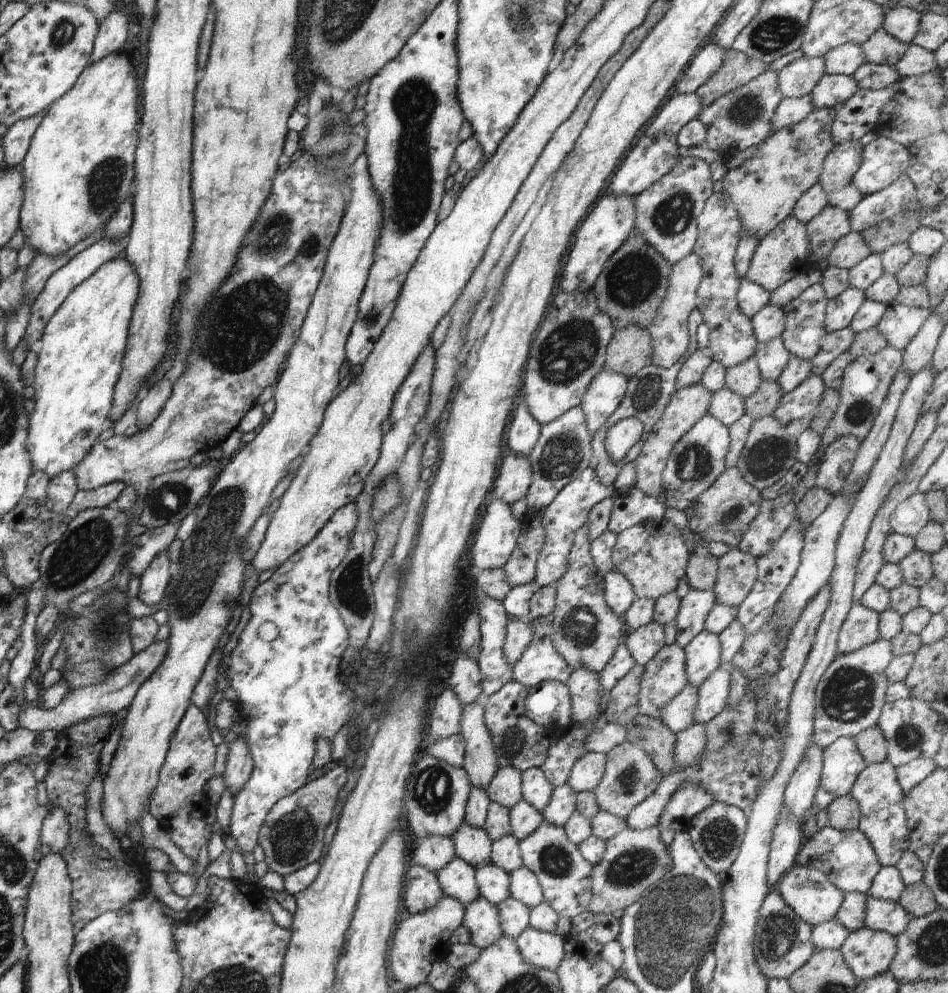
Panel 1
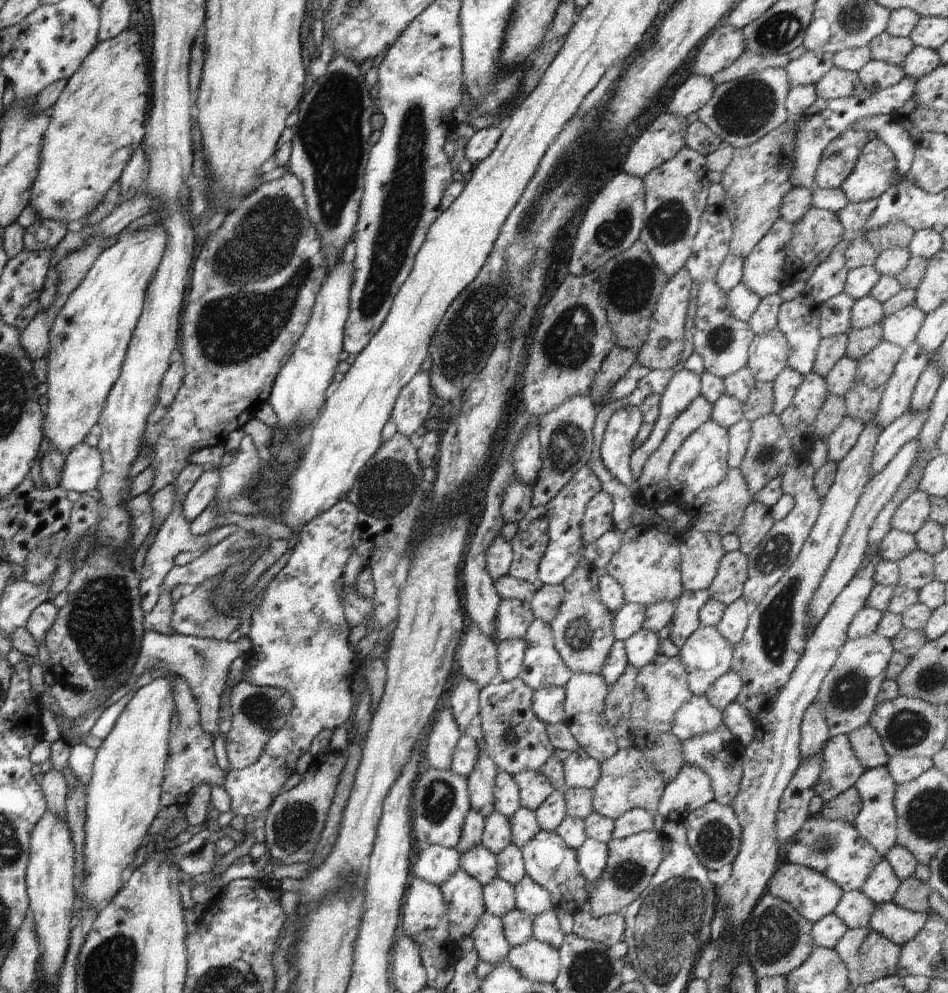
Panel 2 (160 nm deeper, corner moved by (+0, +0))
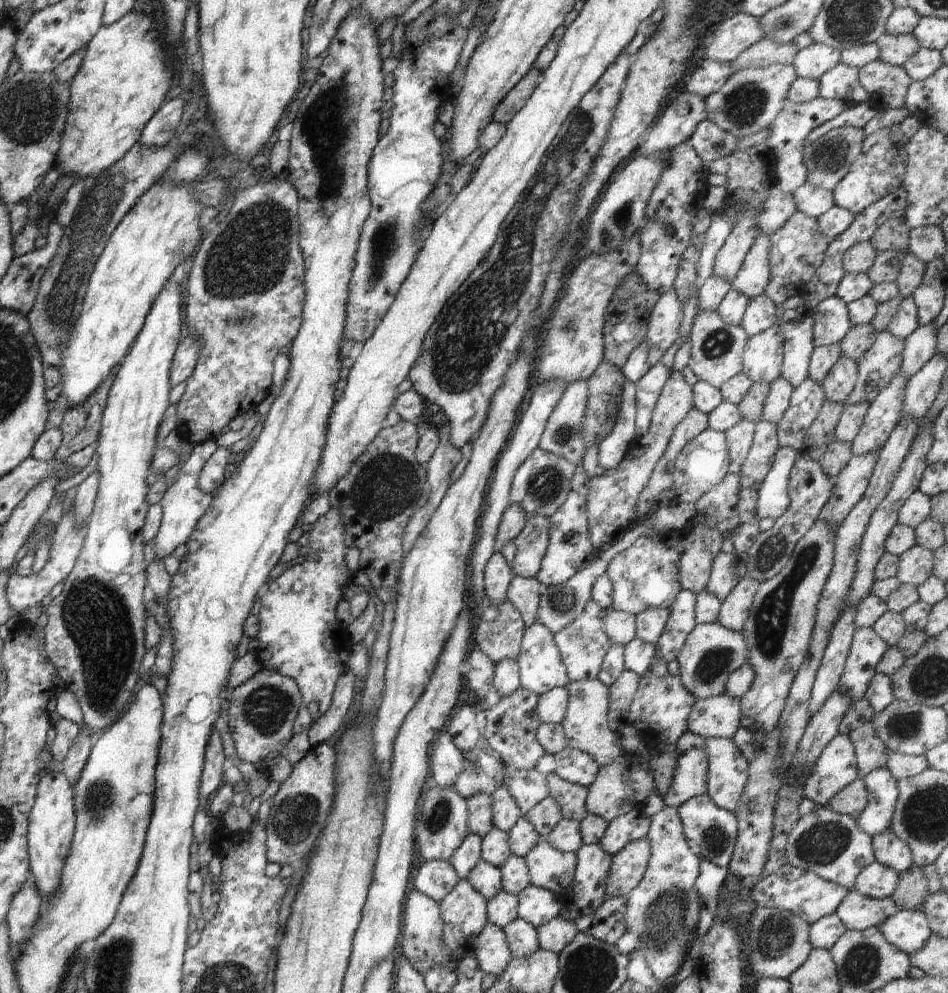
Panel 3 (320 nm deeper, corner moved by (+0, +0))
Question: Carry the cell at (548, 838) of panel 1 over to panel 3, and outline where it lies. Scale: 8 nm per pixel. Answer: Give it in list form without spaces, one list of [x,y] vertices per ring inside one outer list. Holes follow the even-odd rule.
[[[545,838],[525,856],[531,884],[565,898],[574,884],[577,856],[556,850]]]

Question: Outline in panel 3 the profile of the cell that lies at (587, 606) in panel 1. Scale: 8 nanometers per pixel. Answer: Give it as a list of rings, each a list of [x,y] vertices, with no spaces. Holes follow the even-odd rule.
[[[586,611],[576,617],[566,628],[554,635],[556,646],[565,664],[565,670],[571,681],[596,679],[602,666],[603,658],[613,642],[603,629],[602,616],[592,617]]]

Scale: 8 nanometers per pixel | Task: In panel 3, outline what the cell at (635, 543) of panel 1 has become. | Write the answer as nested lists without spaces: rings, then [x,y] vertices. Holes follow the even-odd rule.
[[[644,535],[637,538],[632,546],[619,552],[608,563],[605,572],[613,584],[611,609],[637,615],[648,609],[668,609],[682,590],[679,581],[679,554],[667,535]]]

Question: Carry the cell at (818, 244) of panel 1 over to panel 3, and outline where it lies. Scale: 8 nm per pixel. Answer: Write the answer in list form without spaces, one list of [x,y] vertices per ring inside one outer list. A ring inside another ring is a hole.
[[[798,210],[788,218],[780,230],[769,237],[771,241],[769,248],[771,277],[764,295],[771,298],[779,307],[786,298],[800,293],[800,289],[810,282],[815,270],[822,264],[831,239],[820,230],[817,218]]]

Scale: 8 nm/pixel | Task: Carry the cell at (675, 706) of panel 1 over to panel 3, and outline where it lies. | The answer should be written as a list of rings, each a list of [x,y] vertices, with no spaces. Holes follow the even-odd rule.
[[[722,694],[697,699],[687,720],[688,731],[705,739],[731,739],[741,727],[739,698]]]

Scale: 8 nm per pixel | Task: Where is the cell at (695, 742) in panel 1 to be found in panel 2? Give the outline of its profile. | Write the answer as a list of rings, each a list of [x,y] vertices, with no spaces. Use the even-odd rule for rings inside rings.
[[[718,724],[716,730],[692,736],[681,742],[681,750],[685,764],[700,768],[711,779],[711,788],[715,802],[720,805],[733,805],[742,781],[743,754],[737,746],[736,738],[724,724]]]

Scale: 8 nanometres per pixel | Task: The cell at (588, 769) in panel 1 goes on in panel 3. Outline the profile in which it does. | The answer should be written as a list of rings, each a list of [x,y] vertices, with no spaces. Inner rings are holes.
[[[568,745],[553,755],[556,762],[553,772],[574,784],[589,787],[600,770],[592,756]]]

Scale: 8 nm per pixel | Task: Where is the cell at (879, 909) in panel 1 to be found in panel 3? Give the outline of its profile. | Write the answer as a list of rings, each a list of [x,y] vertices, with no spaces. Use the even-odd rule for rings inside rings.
[[[921,908],[900,909],[877,929],[890,944],[908,956],[918,952],[932,934],[928,919]]]

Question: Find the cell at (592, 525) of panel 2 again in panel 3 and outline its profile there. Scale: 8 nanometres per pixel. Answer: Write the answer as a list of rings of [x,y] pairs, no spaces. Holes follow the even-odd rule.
[[[672,370],[656,401],[648,433],[630,443],[628,452],[616,468],[604,471],[603,475],[590,479],[588,498],[588,532],[596,552],[616,542],[622,532],[636,528],[641,522],[637,515],[637,502],[656,463],[666,452],[670,437],[677,424],[692,410],[693,390],[682,373]]]

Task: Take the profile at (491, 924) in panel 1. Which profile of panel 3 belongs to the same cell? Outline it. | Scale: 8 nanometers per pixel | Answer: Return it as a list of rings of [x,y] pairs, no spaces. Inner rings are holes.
[[[490,922],[482,929],[472,946],[475,948],[474,957],[478,966],[486,975],[500,976],[513,959],[503,929]]]

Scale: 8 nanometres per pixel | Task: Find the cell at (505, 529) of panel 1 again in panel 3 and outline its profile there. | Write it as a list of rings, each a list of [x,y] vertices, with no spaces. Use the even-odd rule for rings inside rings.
[[[494,552],[483,571],[483,589],[488,605],[499,605],[508,601],[507,590],[514,574],[503,554]]]

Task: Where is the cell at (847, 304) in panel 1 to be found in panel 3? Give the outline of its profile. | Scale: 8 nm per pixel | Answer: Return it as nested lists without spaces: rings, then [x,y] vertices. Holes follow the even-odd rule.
[[[839,296],[828,297],[812,310],[814,312],[812,314],[814,317],[812,334],[815,347],[839,343],[850,330],[847,304],[840,300]]]

